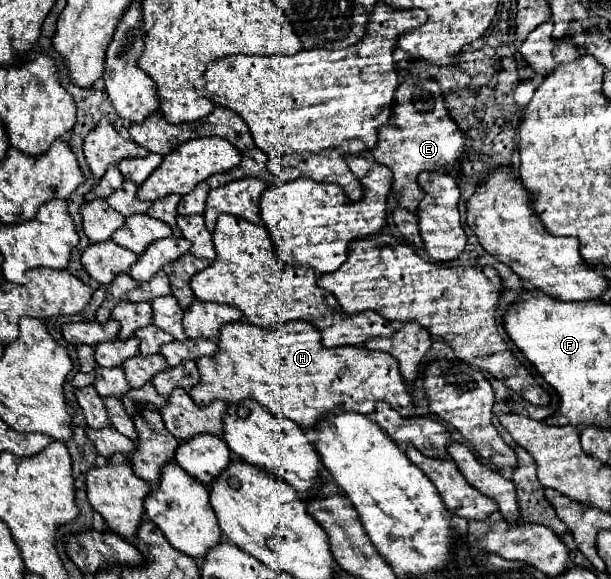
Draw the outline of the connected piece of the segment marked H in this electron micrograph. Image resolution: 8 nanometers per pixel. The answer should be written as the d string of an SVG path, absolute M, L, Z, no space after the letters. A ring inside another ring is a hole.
M237 321L237 323L225 323L219 329L219 351L211 357L197 359L197 369L201 375L201 381L189 391L193 401L203 407L209 405L215 399L223 399L227 403L239 403L243 399L255 399L259 405L265 409L289 417L301 427L315 427L317 421L337 409L349 409L349 411L359 411L363 415L371 415L375 411L377 401L389 403L395 411L401 415L411 415L413 413L413 399L407 391L407 385L403 383L403 377L399 373L397 361L383 351L369 351L366 347L321 347L321 337L319 331L307 323L307 321L287 321L281 323L275 329L267 327L257 327L247 321Z

